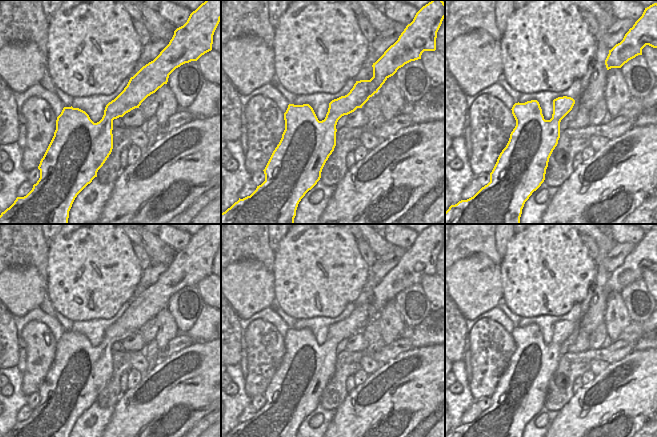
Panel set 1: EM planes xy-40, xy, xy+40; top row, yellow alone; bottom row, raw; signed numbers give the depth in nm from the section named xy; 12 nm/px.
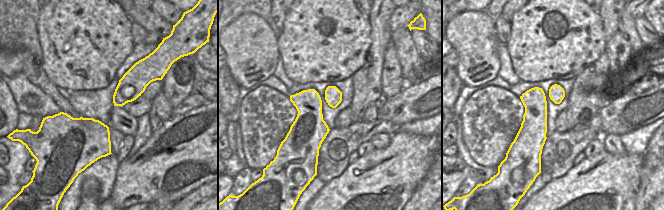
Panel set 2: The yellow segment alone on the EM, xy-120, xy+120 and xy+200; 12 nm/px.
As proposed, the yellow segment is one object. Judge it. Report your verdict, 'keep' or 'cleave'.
keep

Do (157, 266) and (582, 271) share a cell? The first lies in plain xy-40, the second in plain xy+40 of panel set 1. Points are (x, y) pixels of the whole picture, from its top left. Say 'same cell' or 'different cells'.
different cells

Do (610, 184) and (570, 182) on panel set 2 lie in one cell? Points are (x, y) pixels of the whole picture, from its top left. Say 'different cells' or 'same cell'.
same cell

